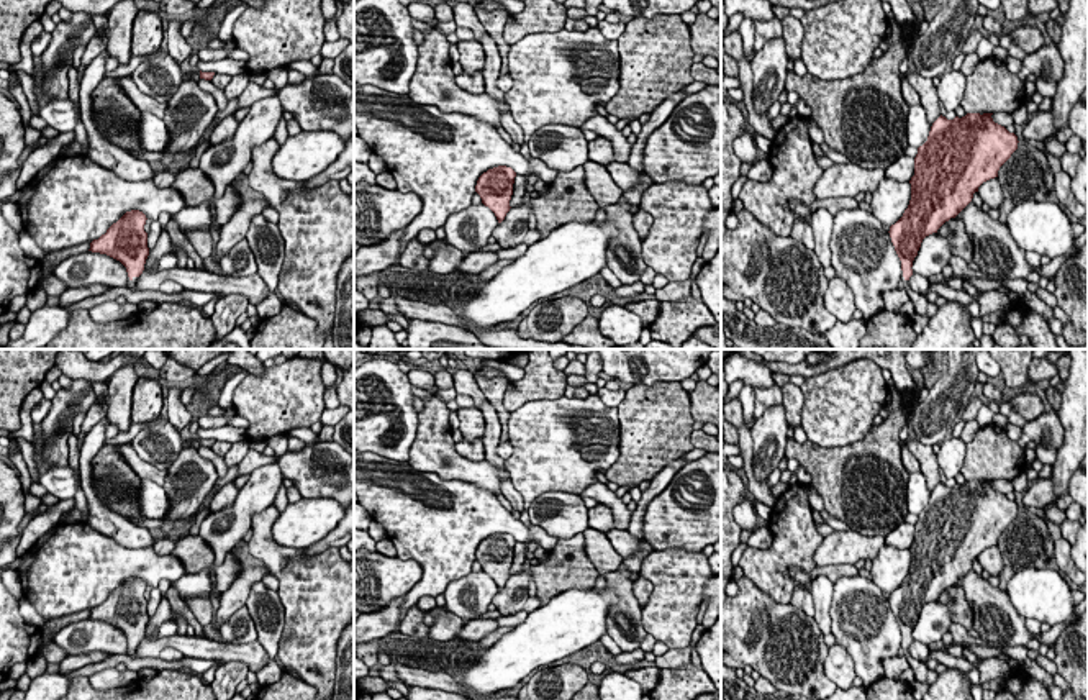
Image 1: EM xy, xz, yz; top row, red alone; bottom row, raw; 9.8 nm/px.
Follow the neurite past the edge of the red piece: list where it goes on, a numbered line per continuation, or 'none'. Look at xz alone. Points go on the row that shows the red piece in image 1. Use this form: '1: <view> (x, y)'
none

